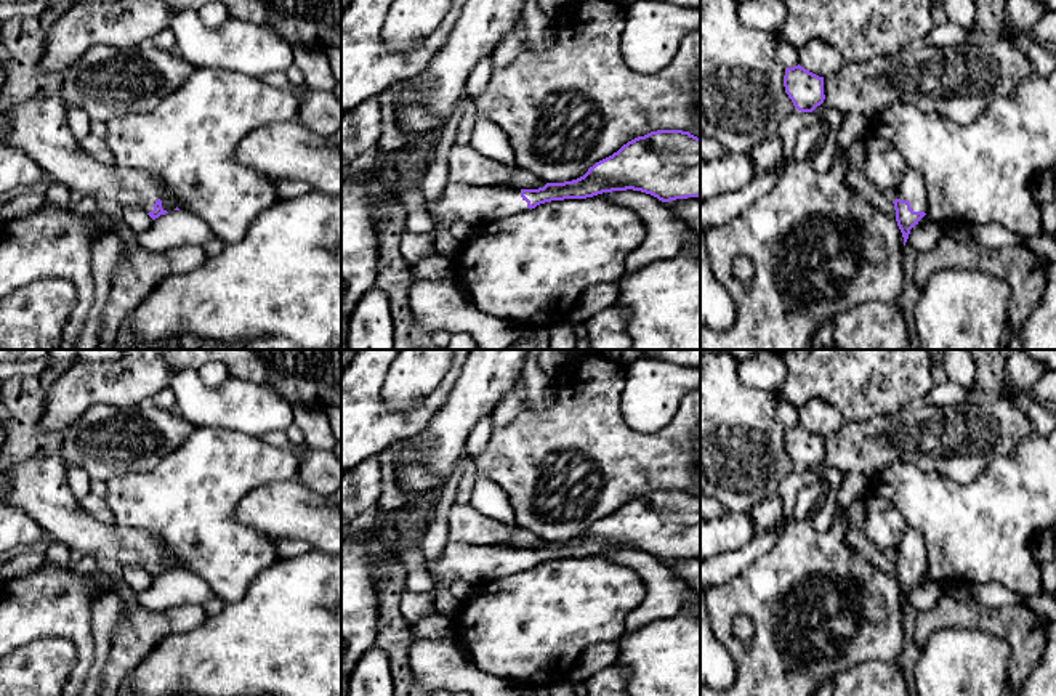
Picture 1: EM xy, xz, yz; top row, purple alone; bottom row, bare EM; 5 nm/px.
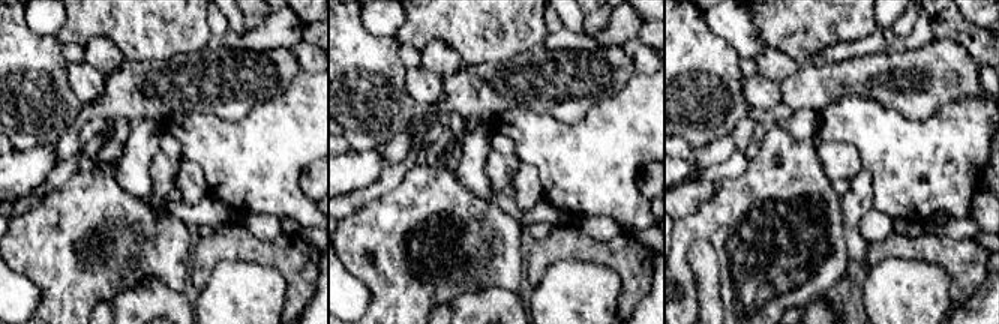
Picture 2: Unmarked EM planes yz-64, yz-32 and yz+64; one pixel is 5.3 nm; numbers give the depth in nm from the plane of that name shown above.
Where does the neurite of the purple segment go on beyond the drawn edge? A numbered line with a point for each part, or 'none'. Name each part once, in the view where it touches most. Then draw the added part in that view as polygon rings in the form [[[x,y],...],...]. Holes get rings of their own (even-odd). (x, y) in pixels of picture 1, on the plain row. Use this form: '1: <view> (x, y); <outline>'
1: yz (912, 547); [[[909,528],[896,548],[897,558],[907,560],[913,571],[926,571],[926,545],[920,531]]]

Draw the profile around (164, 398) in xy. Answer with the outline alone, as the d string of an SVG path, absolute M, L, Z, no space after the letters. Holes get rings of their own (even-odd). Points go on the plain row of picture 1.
M168 385L160 386L160 390L154 395L152 403L160 409L176 407L176 398Z

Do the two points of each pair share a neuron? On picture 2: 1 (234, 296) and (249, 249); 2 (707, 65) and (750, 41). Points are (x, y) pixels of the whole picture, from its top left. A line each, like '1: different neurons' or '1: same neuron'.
1: different neurons
2: different neurons

